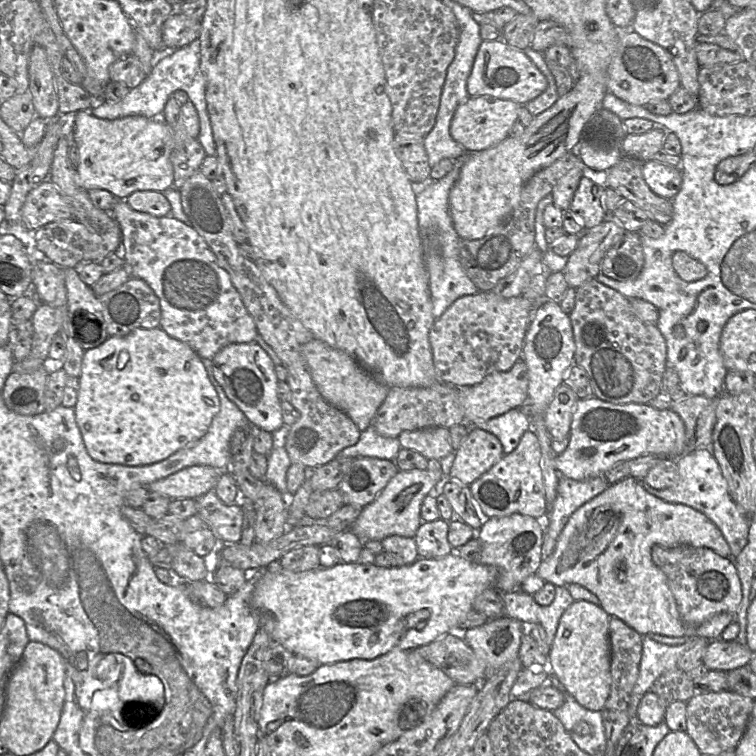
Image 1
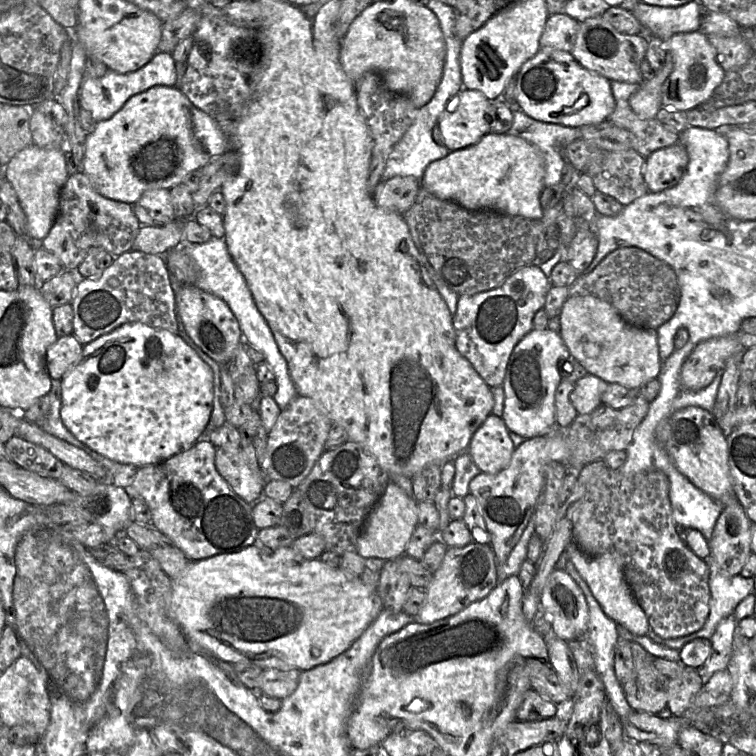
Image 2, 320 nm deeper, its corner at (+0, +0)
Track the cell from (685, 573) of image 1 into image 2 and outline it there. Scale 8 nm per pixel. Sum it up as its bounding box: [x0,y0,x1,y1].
[569,461,710,639]

